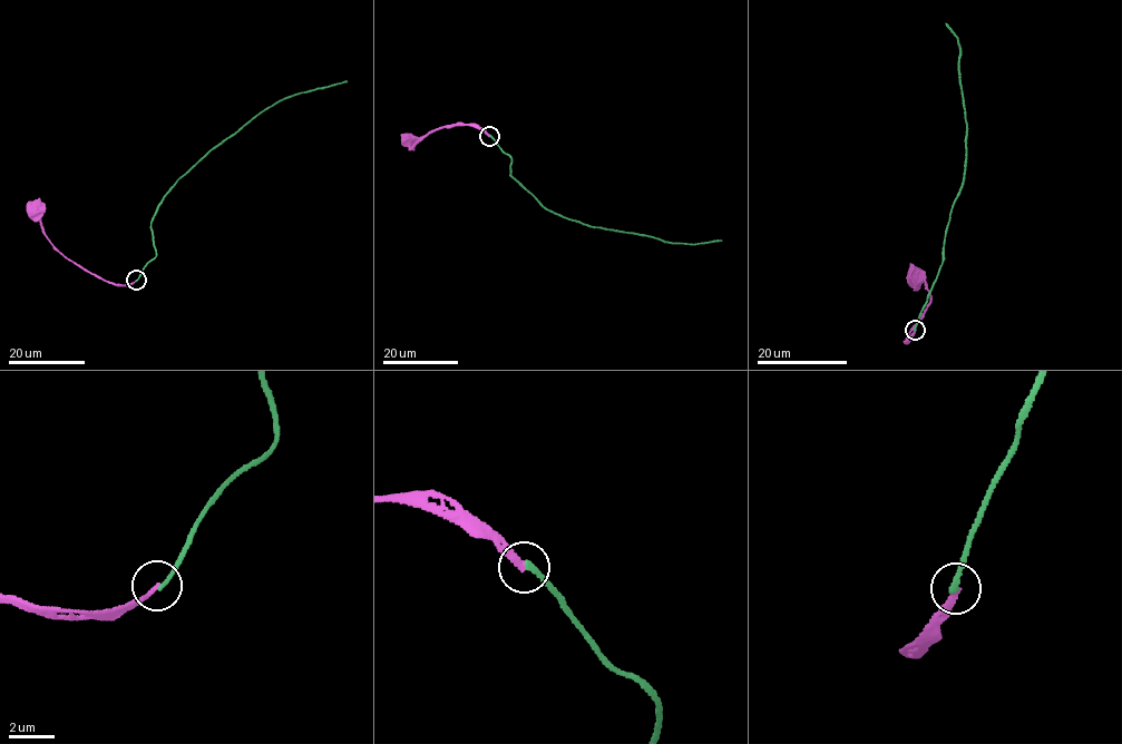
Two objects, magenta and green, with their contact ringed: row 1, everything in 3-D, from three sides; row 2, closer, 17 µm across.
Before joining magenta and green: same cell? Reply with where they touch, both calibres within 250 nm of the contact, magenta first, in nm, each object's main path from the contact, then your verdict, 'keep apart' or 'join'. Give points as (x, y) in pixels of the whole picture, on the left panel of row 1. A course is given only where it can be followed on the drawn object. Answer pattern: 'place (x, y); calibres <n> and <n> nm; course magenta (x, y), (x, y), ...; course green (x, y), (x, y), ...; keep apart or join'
place (136, 280); calibres 200 and 190 nm; course magenta (136, 280), (126, 285), (108, 283), (70, 261), (46, 235), (40, 218), (33, 211); course green (136, 280), (144, 265), (156, 255), (152, 218), (165, 194), (182, 176), (269, 107), (300, 92), (347, 80); keep apart

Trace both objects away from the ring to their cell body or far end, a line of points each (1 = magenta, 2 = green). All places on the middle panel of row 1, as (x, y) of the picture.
1: (489, 136), (474, 124), (431, 129), (411, 148), (407, 138)
2: (489, 136), (511, 158), (513, 177), (547, 208), (567, 218), (674, 243), (721, 240)

